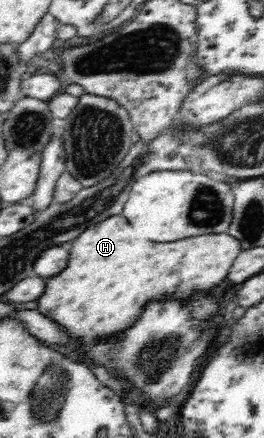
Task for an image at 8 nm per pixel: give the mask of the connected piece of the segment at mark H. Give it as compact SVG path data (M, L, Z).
M113 215L89 227L71 243L69 265L57 277L45 279L47 292L38 300L36 309L67 326L69 334L81 339L81 342L88 342L97 336L113 334L113 331L119 331L121 327L133 323L143 303L149 299L177 293L178 299L185 301L195 291L211 291L217 295L217 287L227 279L235 259L242 251L240 240L228 232L193 235L173 243L157 243L137 223L129 223L129 219L123 215Z

